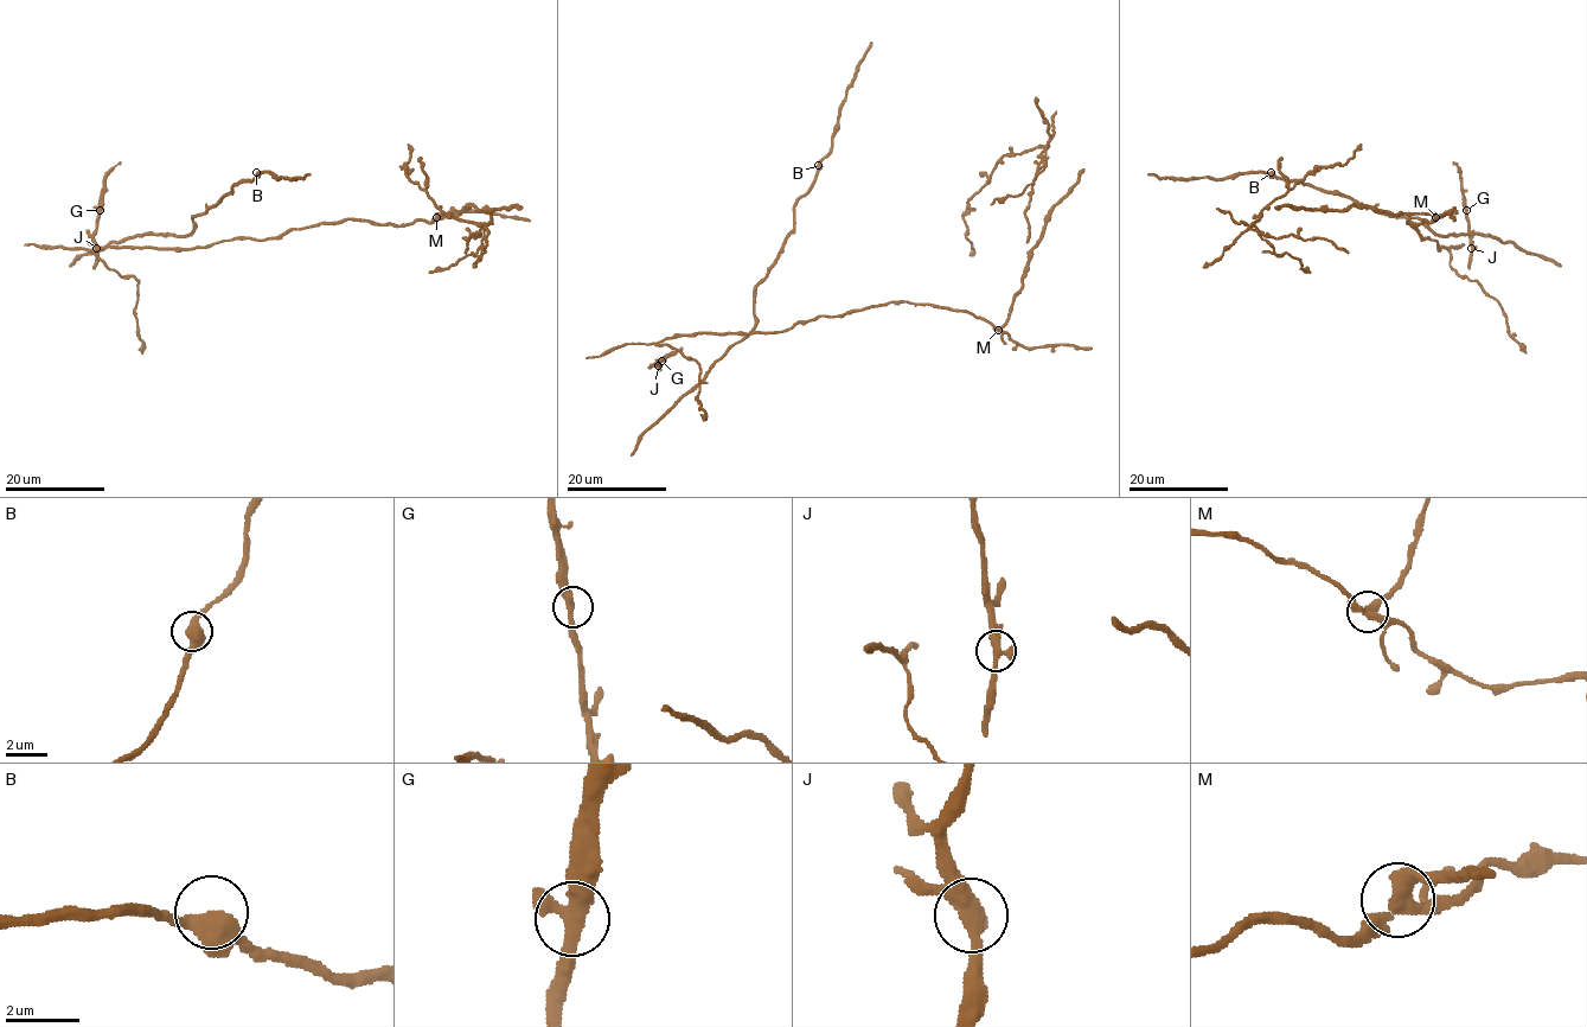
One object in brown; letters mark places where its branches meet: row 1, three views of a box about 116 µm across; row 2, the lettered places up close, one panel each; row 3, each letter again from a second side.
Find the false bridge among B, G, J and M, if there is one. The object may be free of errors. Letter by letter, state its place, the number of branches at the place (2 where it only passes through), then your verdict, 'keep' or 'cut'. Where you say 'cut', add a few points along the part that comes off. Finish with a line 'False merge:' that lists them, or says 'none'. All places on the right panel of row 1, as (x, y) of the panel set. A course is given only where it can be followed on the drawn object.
B: place (1271, 172); branches 3; keep
G: place (1466, 210); branches 3; keep
J: place (1471, 248); branches 3; keep
M: place (1435, 217); branches 3; cut
False merge: M

